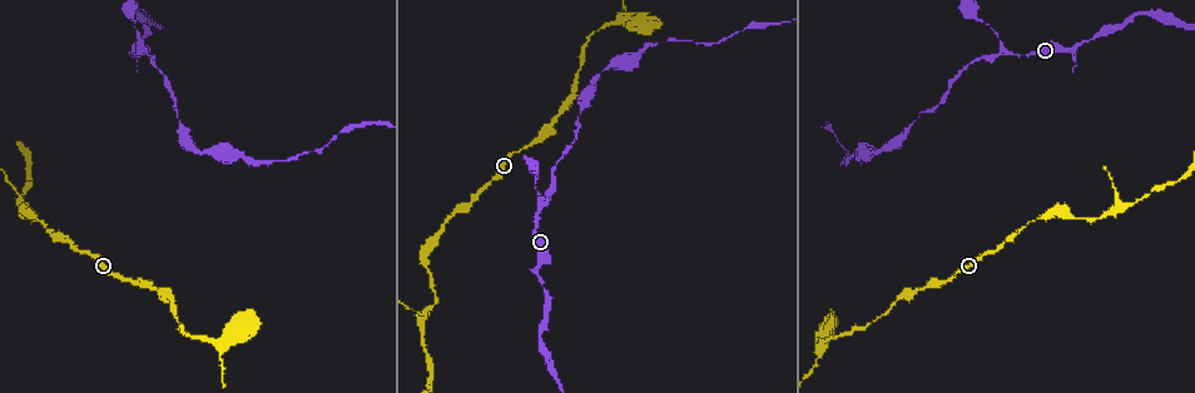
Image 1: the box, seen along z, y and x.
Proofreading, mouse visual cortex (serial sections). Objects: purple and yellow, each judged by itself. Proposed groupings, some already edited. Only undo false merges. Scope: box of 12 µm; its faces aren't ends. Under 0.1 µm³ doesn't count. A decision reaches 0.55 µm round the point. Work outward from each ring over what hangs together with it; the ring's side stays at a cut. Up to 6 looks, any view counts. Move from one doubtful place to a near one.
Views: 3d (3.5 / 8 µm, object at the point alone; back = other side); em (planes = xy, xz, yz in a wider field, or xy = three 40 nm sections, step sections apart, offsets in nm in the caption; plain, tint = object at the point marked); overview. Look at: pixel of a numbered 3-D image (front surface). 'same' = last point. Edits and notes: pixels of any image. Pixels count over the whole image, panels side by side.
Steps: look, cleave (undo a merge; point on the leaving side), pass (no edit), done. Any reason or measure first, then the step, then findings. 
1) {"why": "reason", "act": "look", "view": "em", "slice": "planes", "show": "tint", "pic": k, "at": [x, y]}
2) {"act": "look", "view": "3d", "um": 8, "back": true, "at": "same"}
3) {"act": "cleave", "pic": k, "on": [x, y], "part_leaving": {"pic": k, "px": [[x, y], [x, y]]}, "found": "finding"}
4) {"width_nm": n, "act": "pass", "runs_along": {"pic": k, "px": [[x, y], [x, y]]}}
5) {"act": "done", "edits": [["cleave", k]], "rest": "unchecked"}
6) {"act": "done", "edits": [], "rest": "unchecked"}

{"why": "thin neck", "act": "look", "view": "3d", "um": 3.5, "pic": 1, "at": [543, 287]}

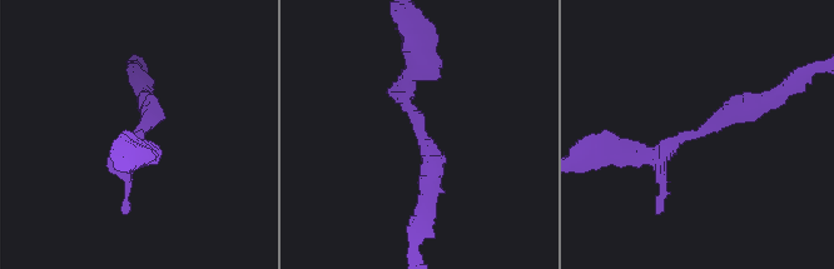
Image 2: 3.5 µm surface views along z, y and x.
{"arm_widths_nm": [250, 250], "why": "now the EM", "act": "look", "view": "em", "slice": "planes", "show": "tint", "pic": 2, "at": [694, 134]}

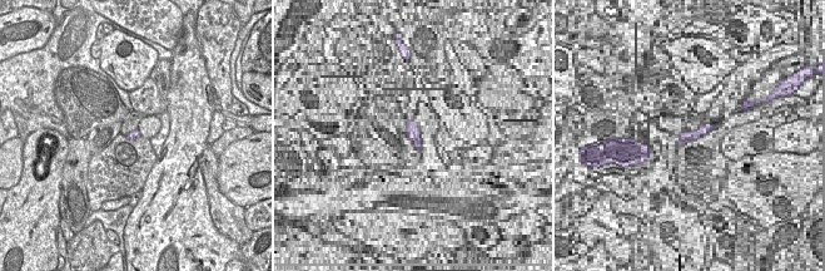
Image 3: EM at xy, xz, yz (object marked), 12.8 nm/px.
{"width_nm": 120, "act": "pass", "runs_along": {"pic": 2, "px": [[625, 157], [656, 157], [763, 103]]}, "found": "continuous, no second cell"}

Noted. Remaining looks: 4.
{"why": "calibre changes", "act": "look", "view": "3d", "um": 3.5, "pic": 1, "at": [423, 261]}

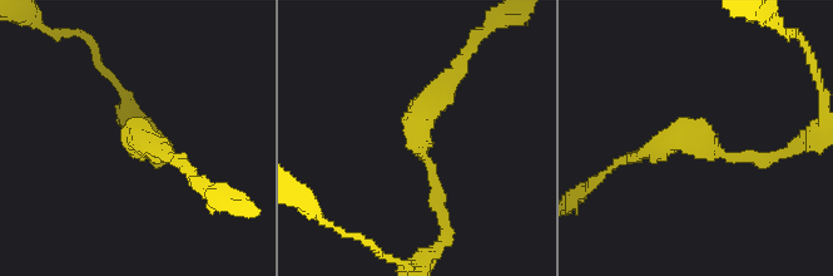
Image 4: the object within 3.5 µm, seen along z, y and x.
{"arm_widths_nm": [150, 200], "act": "look", "view": "em", "slice": "xy", "step": 3, "show": "tint", "pic": 4, "at": [700, 135]}

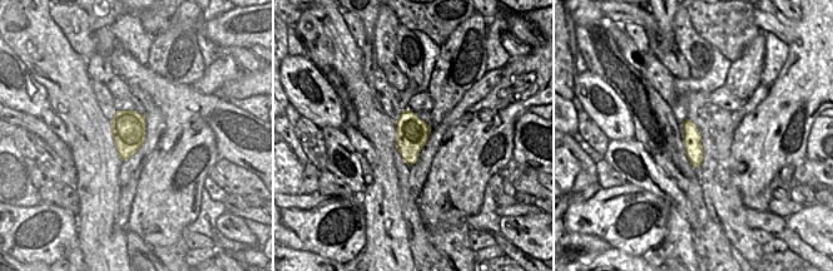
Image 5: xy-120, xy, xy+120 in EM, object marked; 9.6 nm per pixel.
{"act": "pass", "runs_along": {"pic": 4, "px": [[454, 72], [420, 117], [439, 211]]}, "found": "all the same cell"}

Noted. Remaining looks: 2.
{"why": "three-way junction", "act": "look", "view": "3d", "um": 3.5, "back": true, "pic": 1, "at": [142, 51]}

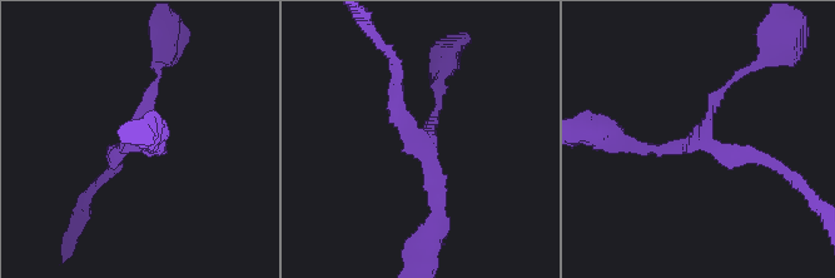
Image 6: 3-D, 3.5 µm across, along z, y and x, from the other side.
{"arms": 3, "arm_widths_nm": [150, 200, 200], "why": "need the tissue", "act": "look", "view": "em", "slice": "xy", "step": 2, "show": "tint", "pic": 6, "at": [420, 144]}

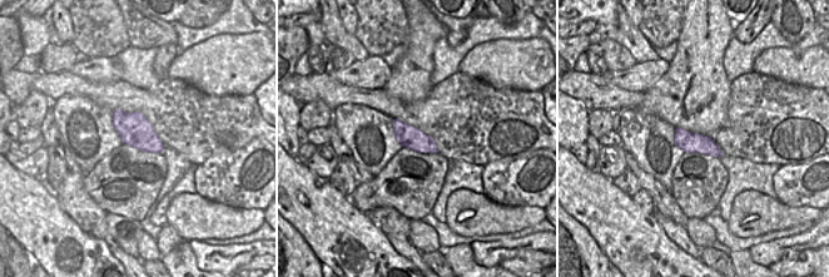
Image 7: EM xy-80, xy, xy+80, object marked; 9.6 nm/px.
{"act": "pass", "runs_along": {"pic": 6, "px": [[437, 214], [396, 70]]}, "found": "all the same cell"}

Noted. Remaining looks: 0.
{"act": "done", "edits": [], "rest": "unchecked"}

